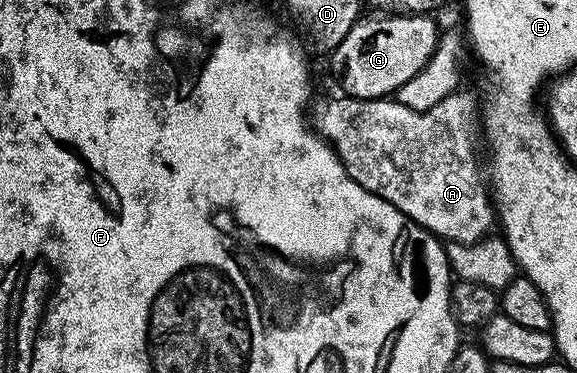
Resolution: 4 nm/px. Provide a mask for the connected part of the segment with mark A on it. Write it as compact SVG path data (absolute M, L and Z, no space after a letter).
M463 88L456 90L454 94L445 96L445 100L441 100L441 104L433 104L433 108L428 110L405 108L405 104L401 104L391 96L386 98L348 98L346 96L338 96L339 98L331 98L328 102L316 101L313 106L313 125L319 137L331 143L332 148L337 152L337 156L345 164L349 176L353 176L353 180L357 180L357 184L361 184L361 188L381 196L381 200L389 200L389 204L393 204L393 208L401 211L407 217L407 221L416 222L417 225L424 226L436 238L446 240L448 243L461 242L464 246L468 246L474 242L483 241L484 238L492 233L491 225L493 227L496 225L497 210L493 205L488 179L484 175L483 178L479 175L479 158L475 155L477 102L475 106L474 100L466 94L465 90Z

